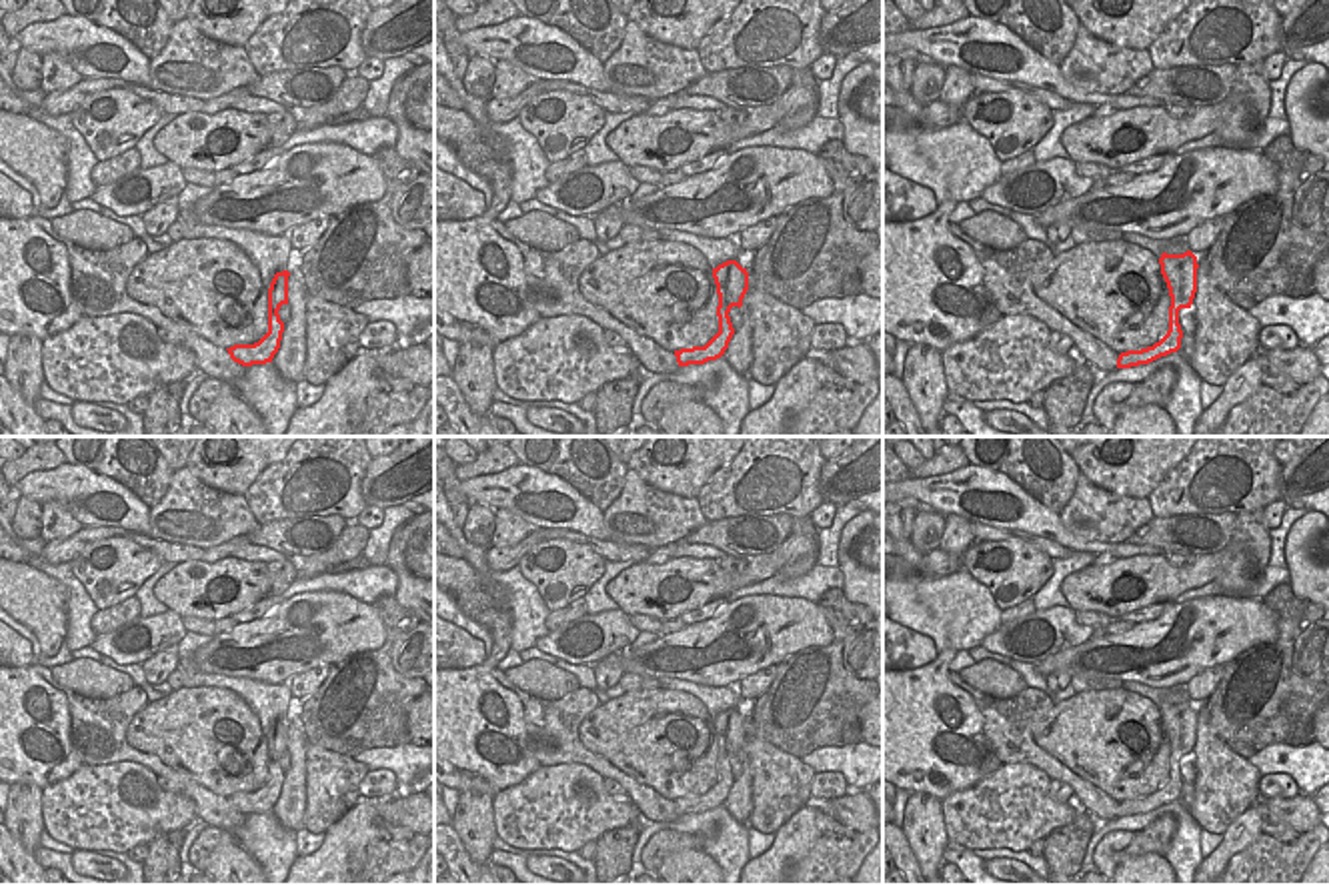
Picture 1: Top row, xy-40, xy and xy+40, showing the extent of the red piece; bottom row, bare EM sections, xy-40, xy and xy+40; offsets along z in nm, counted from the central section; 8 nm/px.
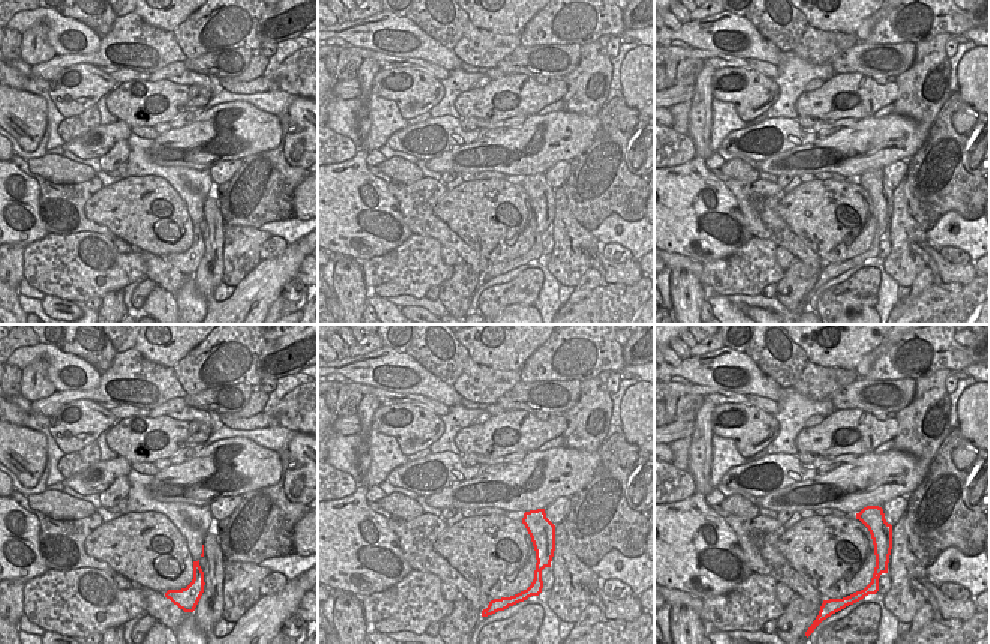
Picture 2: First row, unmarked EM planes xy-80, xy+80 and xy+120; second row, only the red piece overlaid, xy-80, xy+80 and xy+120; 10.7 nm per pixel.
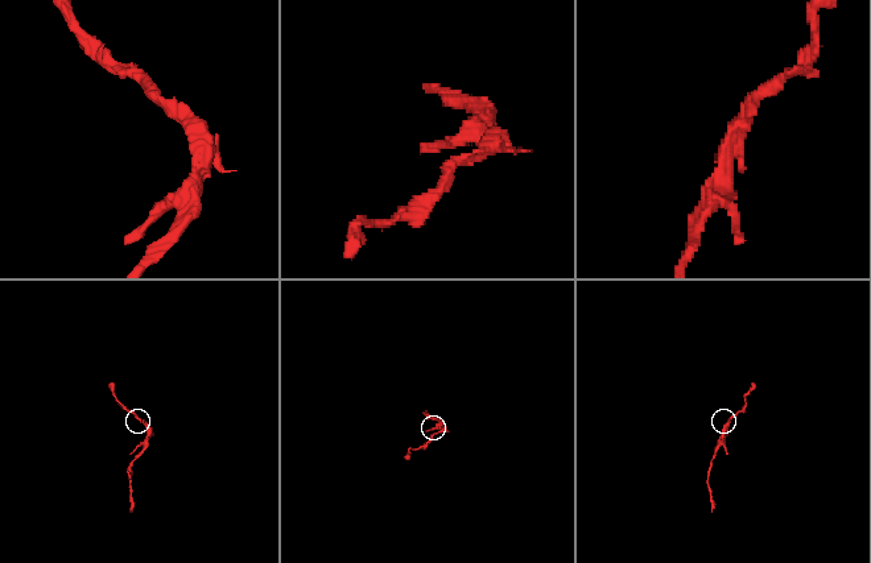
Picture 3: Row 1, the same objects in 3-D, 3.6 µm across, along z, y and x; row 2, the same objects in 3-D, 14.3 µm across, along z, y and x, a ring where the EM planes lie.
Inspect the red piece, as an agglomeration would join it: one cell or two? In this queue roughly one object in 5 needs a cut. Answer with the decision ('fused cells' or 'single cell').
single cell

